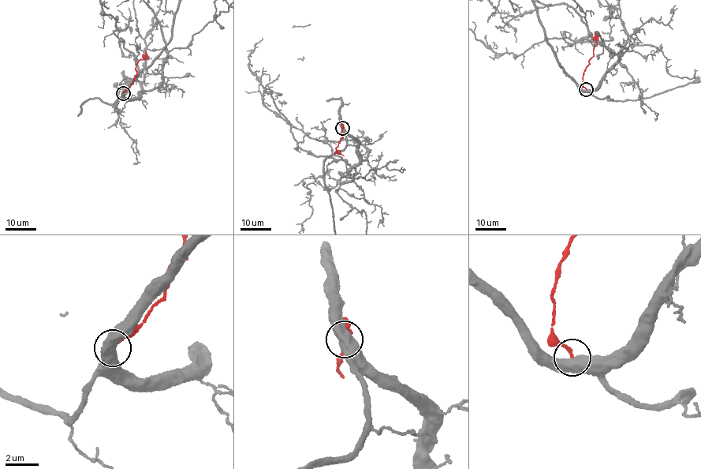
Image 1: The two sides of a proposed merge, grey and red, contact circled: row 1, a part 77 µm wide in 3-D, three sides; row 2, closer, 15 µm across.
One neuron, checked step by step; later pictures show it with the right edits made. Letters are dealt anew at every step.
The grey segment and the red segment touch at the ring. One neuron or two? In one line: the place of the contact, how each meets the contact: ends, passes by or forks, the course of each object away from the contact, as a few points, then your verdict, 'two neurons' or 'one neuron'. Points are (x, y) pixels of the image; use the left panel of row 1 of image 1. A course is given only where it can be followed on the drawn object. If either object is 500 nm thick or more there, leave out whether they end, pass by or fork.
at (123, 93); red runs (123, 92), (133, 83), (136, 75), (135, 67), (146, 50); two neurons

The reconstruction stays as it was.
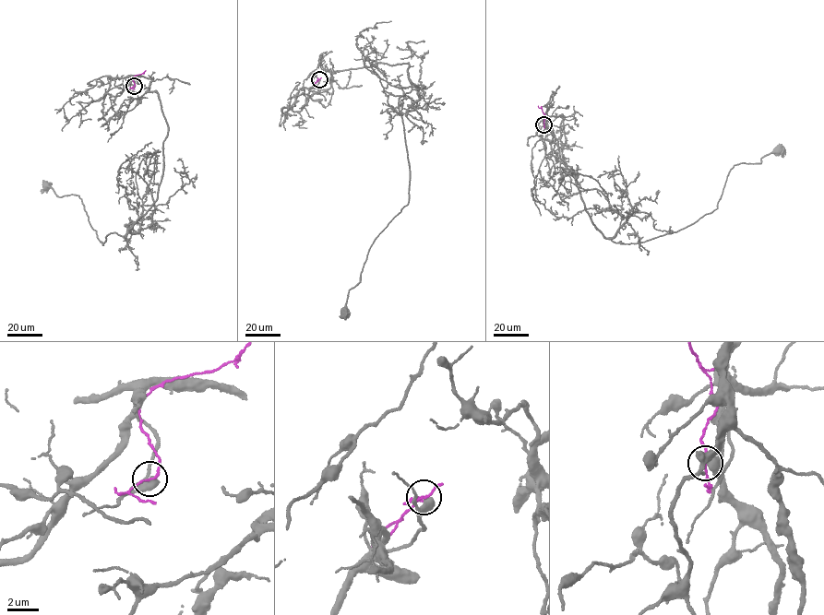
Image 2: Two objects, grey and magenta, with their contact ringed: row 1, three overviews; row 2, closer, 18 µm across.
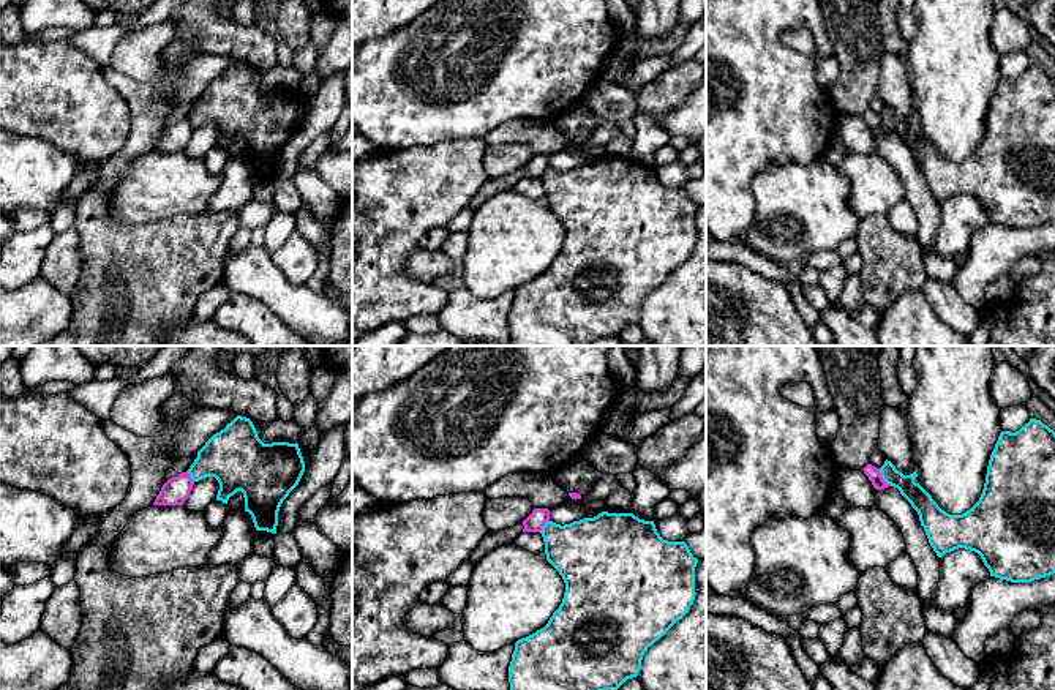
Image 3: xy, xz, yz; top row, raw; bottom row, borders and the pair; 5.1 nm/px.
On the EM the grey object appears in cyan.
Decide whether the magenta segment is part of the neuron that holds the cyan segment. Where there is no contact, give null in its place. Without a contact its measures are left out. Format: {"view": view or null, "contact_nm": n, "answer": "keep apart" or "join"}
{"view": "yz", "contact_nm": 110, "answer": "keep apart"}

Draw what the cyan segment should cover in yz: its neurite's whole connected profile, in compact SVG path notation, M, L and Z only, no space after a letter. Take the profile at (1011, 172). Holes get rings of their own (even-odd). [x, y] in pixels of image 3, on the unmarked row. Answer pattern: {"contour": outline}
{"contour": "M1030 65L1019 77L1001 77L990 101L979 147L962 161L949 161L914 128L916 117L903 122L891 107L880 114L883 126L897 134L918 158L930 193L938 204L959 194L981 202L990 223L1031 229L1055 219L1055 77Z"}

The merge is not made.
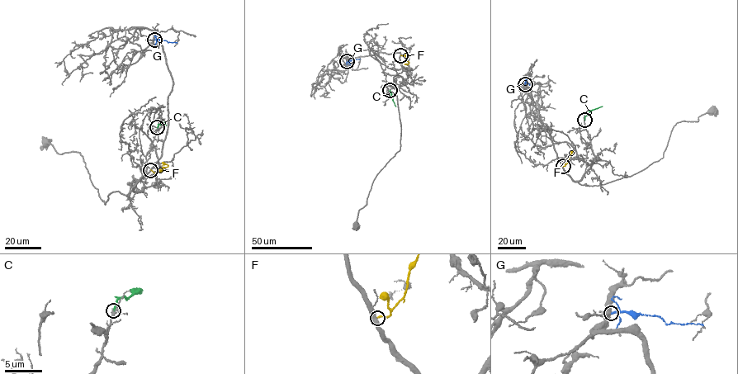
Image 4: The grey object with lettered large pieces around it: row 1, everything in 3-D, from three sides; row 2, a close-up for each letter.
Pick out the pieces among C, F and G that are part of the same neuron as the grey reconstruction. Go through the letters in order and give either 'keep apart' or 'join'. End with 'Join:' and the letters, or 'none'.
C: join
F: keep apart
G: keep apart
Join: C

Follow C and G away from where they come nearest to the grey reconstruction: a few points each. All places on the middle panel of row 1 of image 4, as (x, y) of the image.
C: (390, 90), (395, 106)
G: (347, 61), (360, 59)

